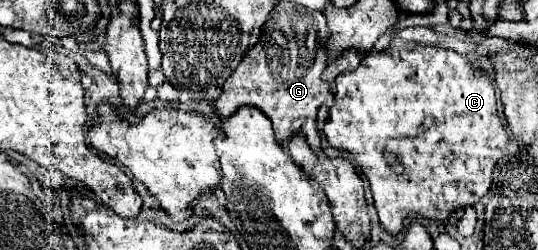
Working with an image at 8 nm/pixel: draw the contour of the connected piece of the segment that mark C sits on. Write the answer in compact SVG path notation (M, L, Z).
M414 44L408 50L408 56L402 56L400 52L374 52L368 54L360 66L356 66L354 70L346 70L336 78L336 94L334 94L334 106L330 108L328 120L322 128L322 132L326 134L328 142L336 148L346 148L348 152L354 154L362 174L368 178L370 182L370 190L374 196L374 208L380 216L380 224L390 232L390 234L398 234L402 230L402 222L408 216L424 216L424 218L436 218L446 222L450 212L468 204L476 204L492 186L492 172L498 166L500 160L504 160L506 156L510 156L512 152L516 152L516 144L510 140L500 116L498 116L498 100L496 100L496 88L494 88L494 80L480 70L480 74L476 76L474 66L470 64L468 58L464 58L462 54L454 52L454 50L444 50L438 46L424 46L424 44Z

